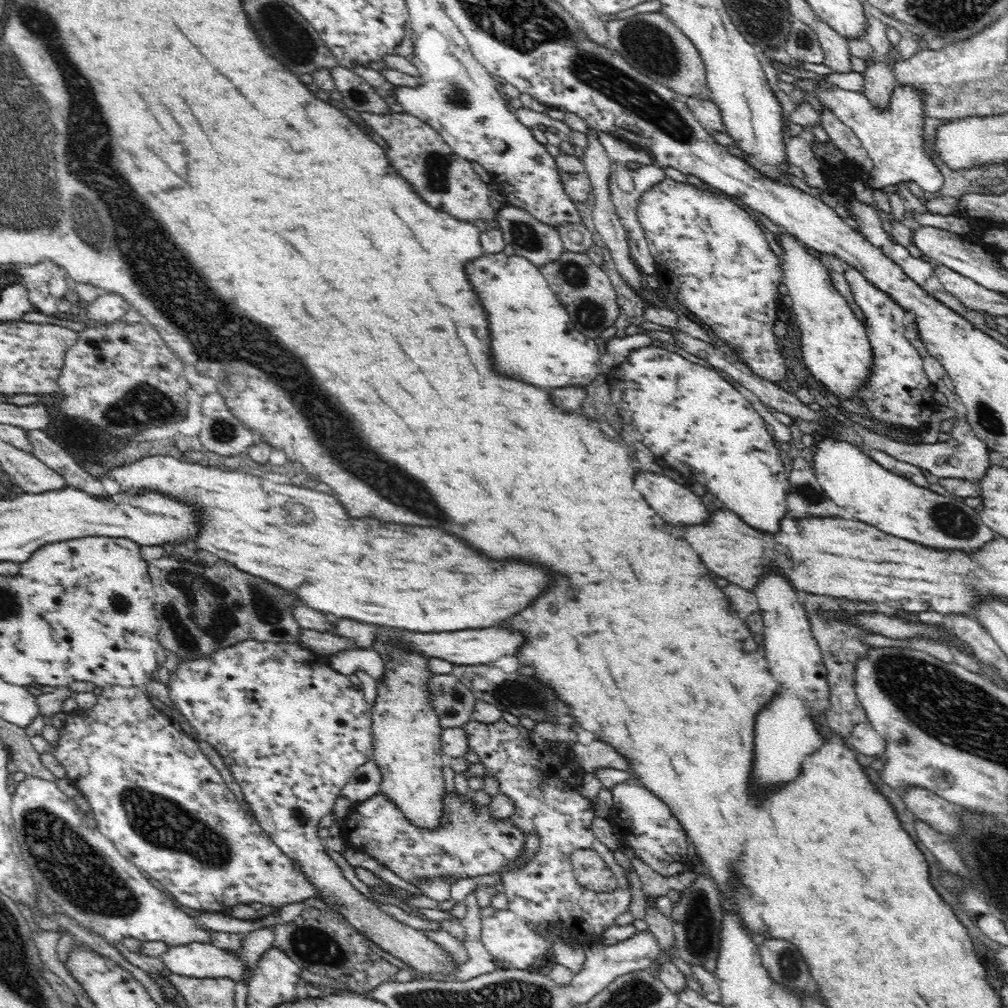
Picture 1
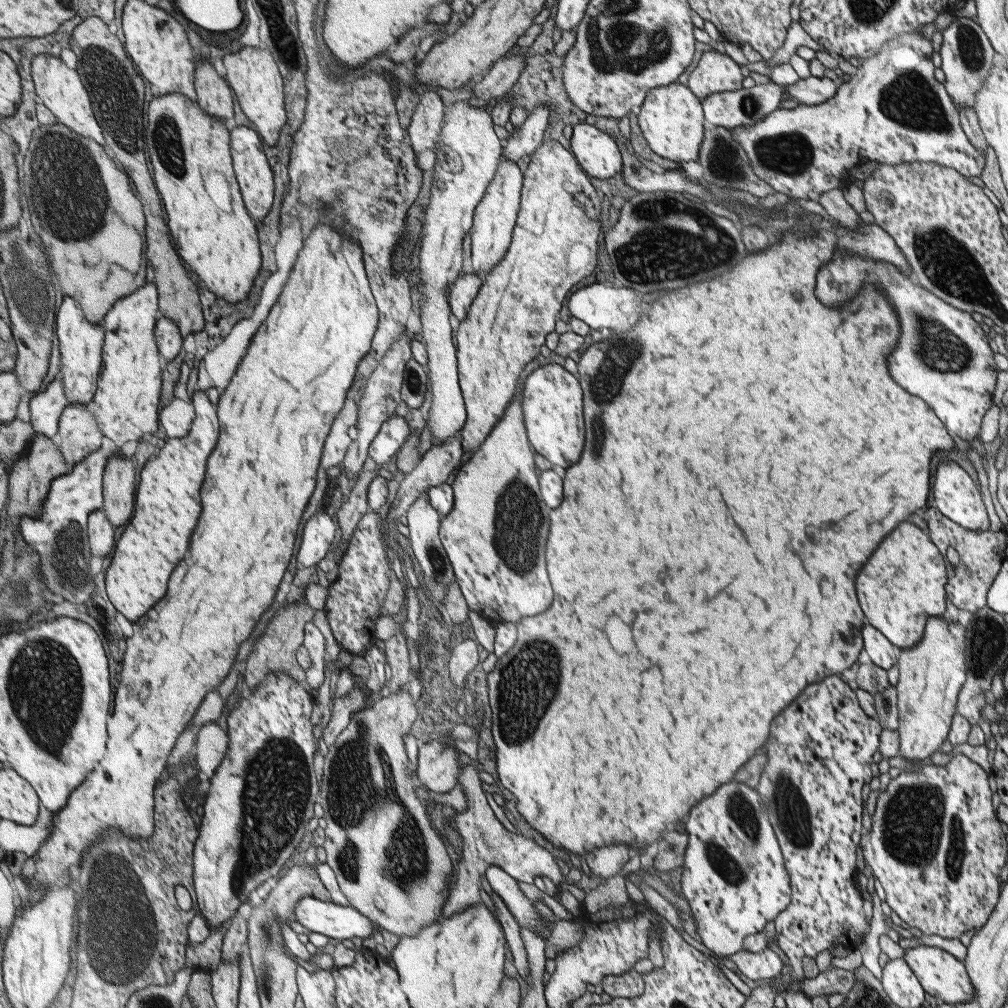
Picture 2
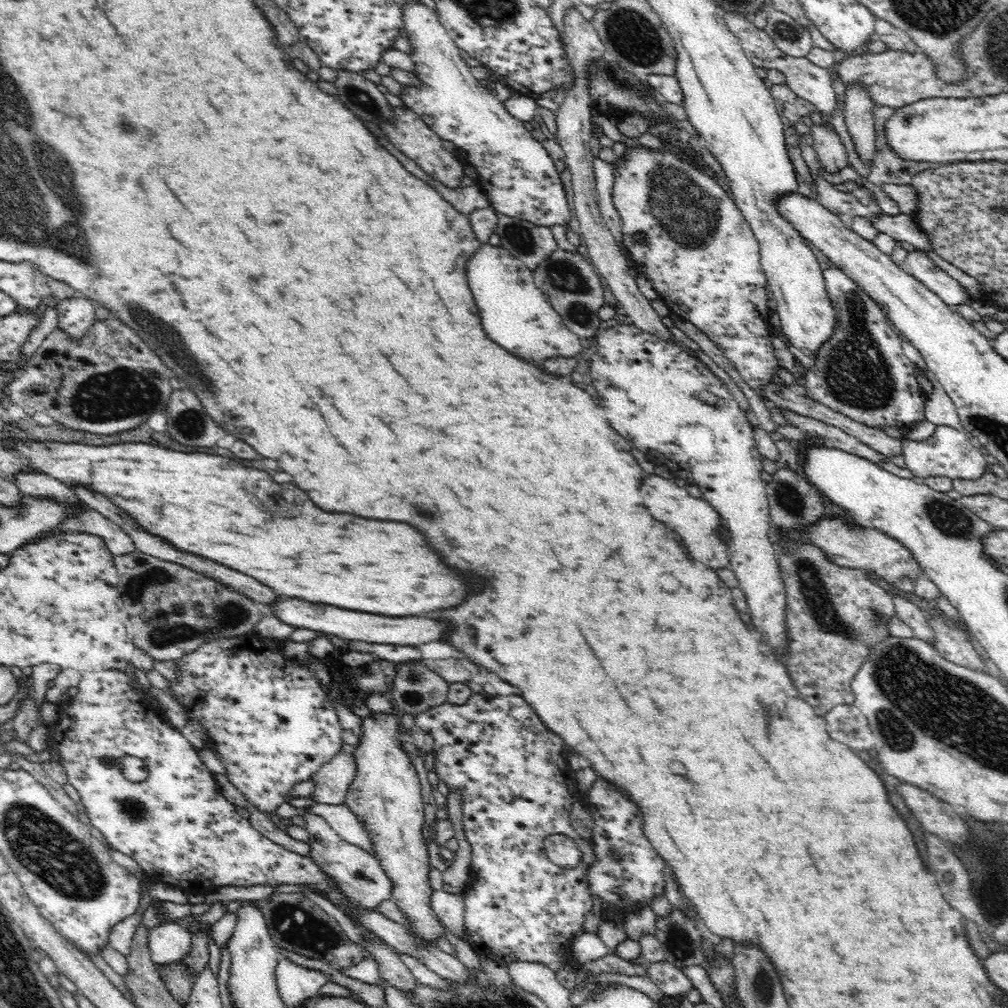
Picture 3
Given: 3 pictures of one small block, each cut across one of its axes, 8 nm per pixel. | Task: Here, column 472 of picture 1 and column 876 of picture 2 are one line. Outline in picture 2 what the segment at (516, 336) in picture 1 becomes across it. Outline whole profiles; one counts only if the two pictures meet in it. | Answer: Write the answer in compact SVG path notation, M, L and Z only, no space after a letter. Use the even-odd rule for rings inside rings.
M837 250L835 256L837 260L825 264L825 272L821 272L821 300L831 308L837 308L853 298L853 292L863 284L881 284L885 296L893 300L893 308L901 312L899 352L889 356L889 368L893 368L897 384L901 384L905 392L924 400L951 434L973 443L981 418L991 406L991 392L995 390L993 352L987 346L987 336L977 328L978 322L975 318L971 320L967 312L929 292L891 263L843 250Z

